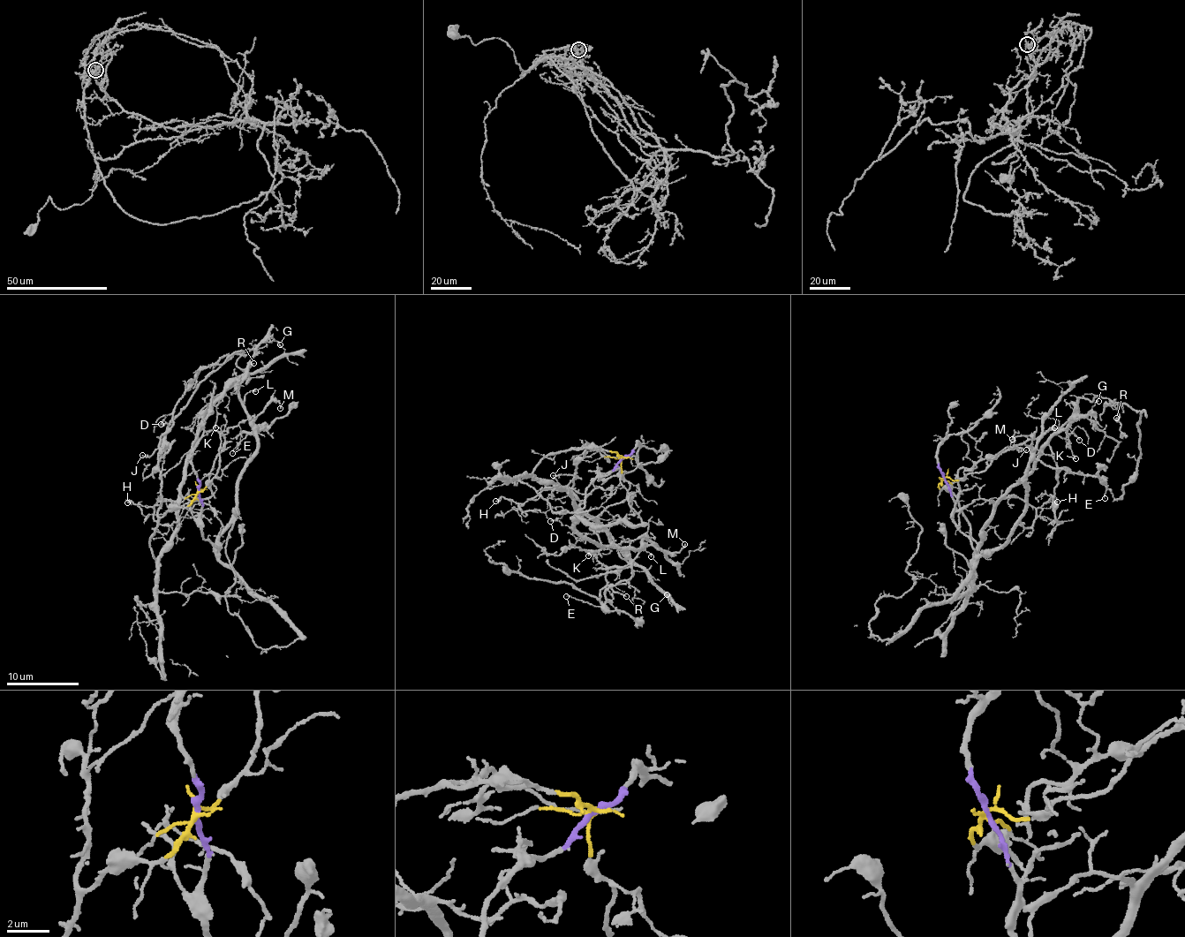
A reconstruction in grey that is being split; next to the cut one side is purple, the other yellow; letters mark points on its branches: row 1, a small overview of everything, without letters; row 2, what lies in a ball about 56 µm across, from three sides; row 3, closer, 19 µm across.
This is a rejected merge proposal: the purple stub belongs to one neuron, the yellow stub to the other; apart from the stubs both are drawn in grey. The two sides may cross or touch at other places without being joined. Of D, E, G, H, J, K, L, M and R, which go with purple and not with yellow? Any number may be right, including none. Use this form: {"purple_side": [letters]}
{"purple_side": ["E", "L", "M"]}

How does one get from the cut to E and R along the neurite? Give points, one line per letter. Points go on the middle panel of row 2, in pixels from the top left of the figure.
E: (622, 459), (595, 479), (575, 527), (600, 545), (643, 547), (631, 575), (605, 593), (600, 607), (567, 595)
R: (622, 457), (572, 448), (588, 443), (572, 495), (629, 563), (632, 578), (611, 587), (627, 596)

